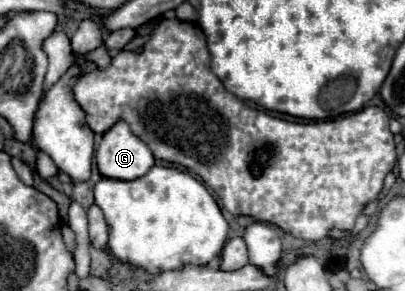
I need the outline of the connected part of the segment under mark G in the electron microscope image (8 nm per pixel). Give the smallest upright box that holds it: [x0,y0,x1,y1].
[96,122,154,180]

